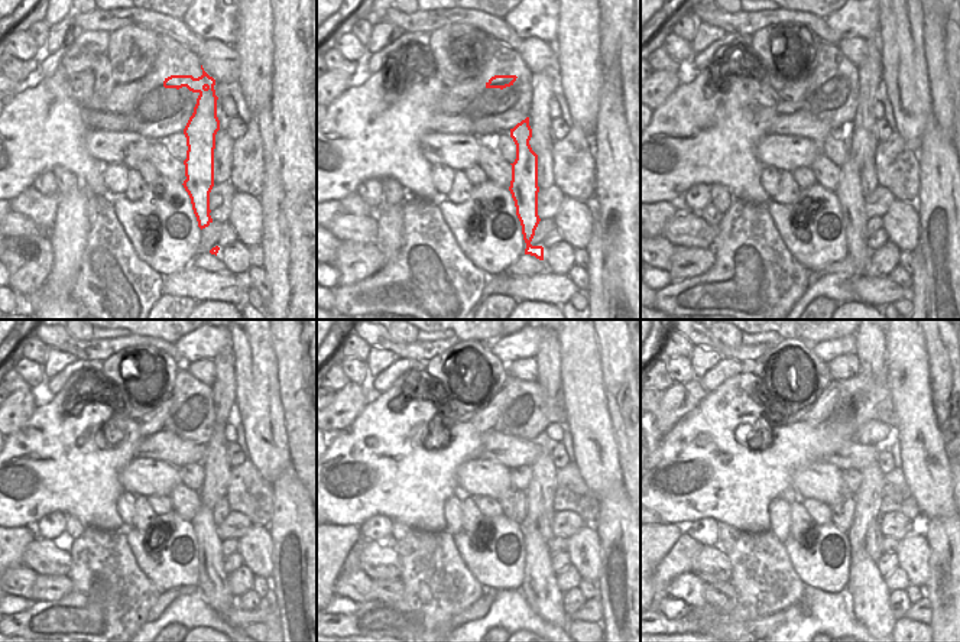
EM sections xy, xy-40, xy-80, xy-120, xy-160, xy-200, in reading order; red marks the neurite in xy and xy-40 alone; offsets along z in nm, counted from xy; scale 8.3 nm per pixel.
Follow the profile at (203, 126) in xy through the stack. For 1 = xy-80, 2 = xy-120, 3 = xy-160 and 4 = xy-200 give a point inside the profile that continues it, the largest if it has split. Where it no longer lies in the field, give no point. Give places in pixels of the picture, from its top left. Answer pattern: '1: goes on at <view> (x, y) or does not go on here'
1: goes on at xy-80 (849, 193)
2: goes on at xy-120 (213, 584)
3: goes on at xy-160 (540, 587)
4: goes on at xy-200 (869, 593)

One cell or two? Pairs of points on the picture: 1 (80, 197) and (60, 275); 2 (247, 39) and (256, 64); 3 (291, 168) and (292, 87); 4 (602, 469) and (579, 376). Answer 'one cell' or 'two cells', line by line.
1: one cell
2: one cell
3: one cell
4: one cell

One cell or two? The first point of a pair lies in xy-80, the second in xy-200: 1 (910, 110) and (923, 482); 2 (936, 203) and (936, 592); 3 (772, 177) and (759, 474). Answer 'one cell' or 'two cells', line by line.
1: one cell
2: one cell
3: two cells

